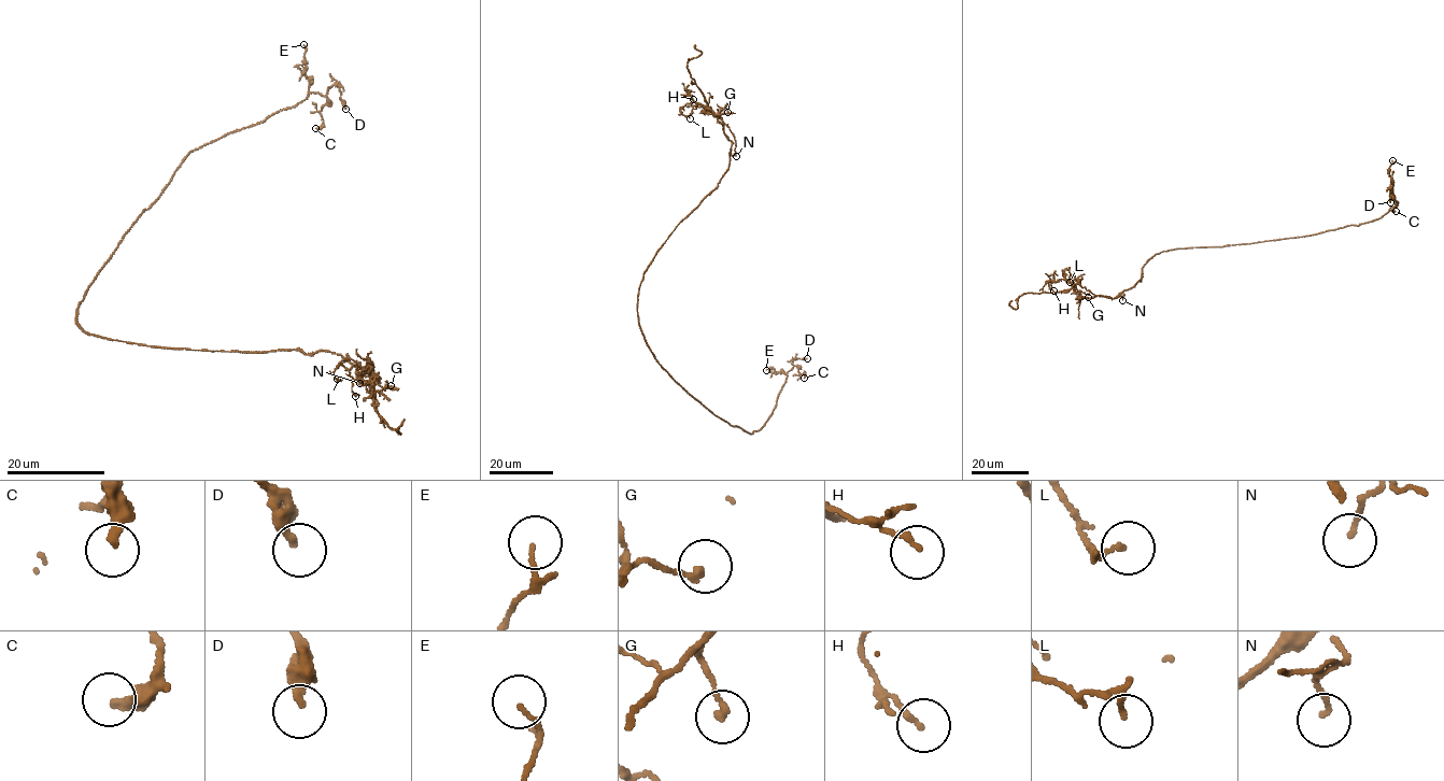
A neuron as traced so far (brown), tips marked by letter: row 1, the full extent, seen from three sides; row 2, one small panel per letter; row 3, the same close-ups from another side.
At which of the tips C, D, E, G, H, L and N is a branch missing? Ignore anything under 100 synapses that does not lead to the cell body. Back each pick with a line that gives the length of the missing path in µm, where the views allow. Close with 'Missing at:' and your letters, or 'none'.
Missing at: none

